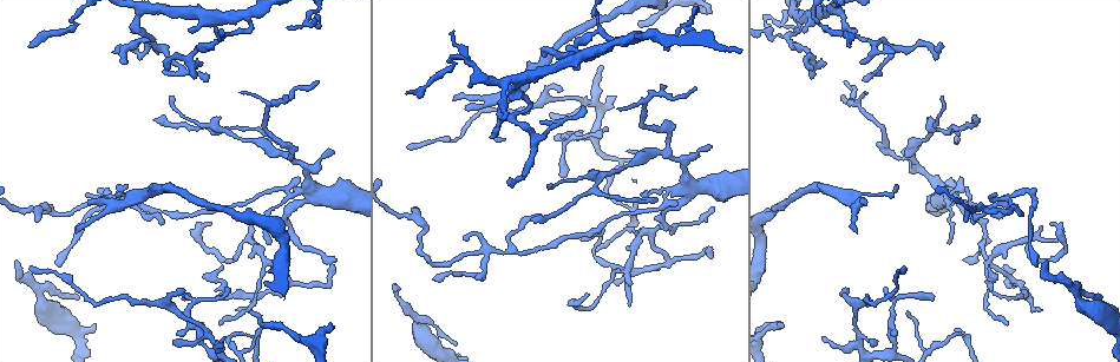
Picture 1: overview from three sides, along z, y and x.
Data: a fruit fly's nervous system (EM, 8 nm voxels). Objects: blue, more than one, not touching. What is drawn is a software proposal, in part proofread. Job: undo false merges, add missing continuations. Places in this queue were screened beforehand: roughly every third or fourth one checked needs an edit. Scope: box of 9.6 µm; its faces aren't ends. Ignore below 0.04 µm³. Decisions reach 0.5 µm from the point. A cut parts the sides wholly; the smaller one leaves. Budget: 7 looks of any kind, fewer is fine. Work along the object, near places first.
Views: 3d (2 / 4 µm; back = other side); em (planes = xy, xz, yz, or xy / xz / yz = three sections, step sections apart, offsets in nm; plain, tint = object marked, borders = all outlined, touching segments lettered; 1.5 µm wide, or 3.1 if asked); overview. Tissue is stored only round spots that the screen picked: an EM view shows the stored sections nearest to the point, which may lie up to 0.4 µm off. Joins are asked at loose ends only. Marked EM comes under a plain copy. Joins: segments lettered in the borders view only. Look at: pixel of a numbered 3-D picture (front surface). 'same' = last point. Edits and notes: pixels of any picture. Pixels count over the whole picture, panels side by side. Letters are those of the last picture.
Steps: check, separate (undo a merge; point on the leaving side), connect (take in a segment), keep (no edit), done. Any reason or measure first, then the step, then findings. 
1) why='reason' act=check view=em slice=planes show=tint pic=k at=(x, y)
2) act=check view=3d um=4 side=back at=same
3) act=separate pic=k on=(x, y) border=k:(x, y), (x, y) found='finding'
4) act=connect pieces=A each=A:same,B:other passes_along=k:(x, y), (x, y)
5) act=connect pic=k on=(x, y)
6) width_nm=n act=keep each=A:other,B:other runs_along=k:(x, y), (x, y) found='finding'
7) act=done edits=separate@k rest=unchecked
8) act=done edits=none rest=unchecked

why='branch stops here' act=check view=em slice=planes show=borders pic=1 at=(89, 204)

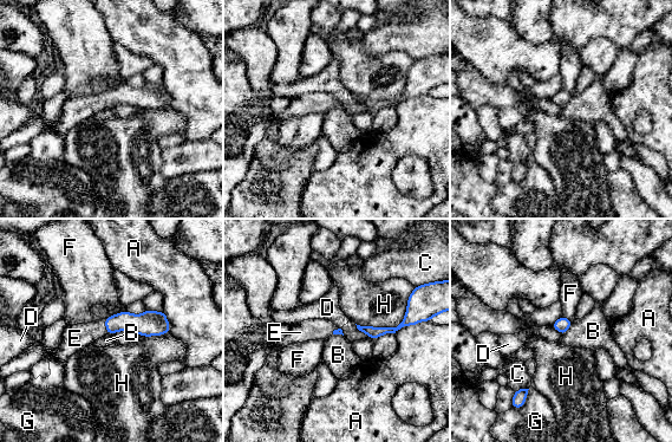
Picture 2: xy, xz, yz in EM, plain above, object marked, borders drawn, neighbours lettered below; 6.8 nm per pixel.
act=connect pieces=E each=A:other,B:other,C:other,D:other,E:same,F:other,G:other,H:other passes_along=2:(142, 324), (105, 325), (74, 338) found='it goes on there'

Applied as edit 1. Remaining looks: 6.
act=check view=3d um=2 pic=1 at=(31, 47)

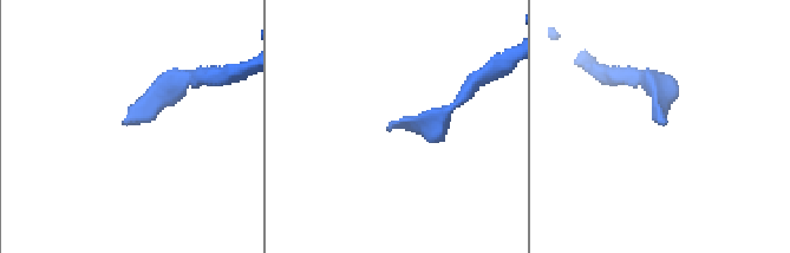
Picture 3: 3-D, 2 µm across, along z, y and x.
act=check view=em slice=planes show=borders pic=3 at=(387, 128)

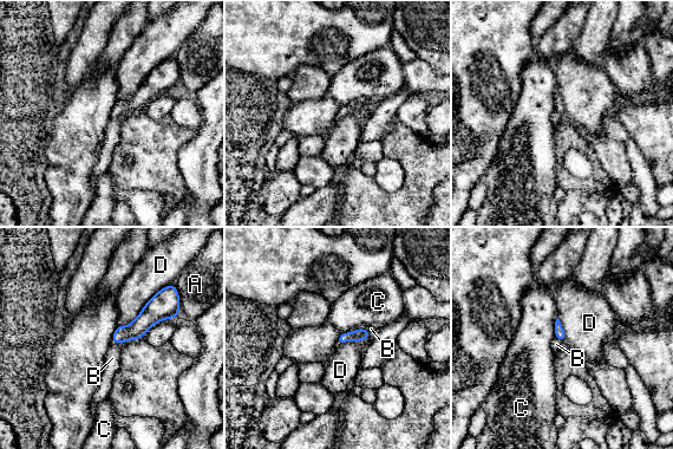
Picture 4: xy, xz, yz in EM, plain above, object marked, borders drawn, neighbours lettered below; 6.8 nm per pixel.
width_nm=80 longest_contact=D:460nm act=connect pieces=B each=A:other,B:same,C:other,D:other found='it goes on there'

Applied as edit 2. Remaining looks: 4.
why='branch point' act=check view=3d um=4 pic=1 at=(599, 33)

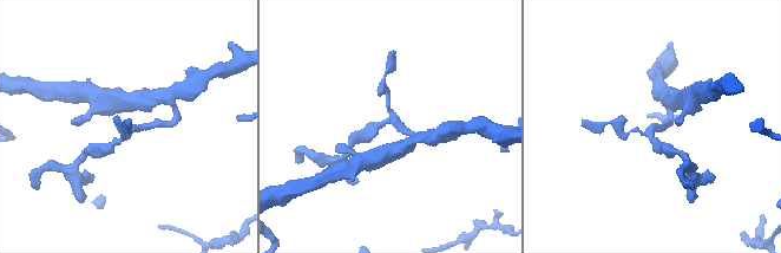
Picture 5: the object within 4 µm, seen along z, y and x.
act=check view=em slice=planes show=borders pic=5 at=(652, 132)

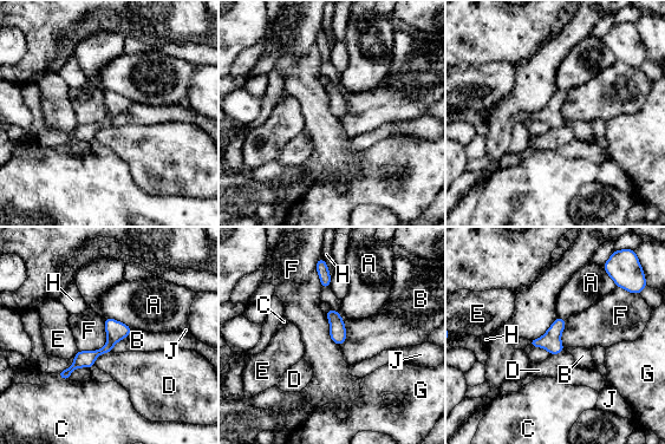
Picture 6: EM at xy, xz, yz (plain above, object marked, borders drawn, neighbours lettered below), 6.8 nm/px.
width_nm=110 act=keep each=A:other,B:other,C:other,D:other,E:other,F:other,G:other,H:other,J:other runs_along=6:(128, 330), (62, 374) found='all the same neuron'

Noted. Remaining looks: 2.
act=done edits=connect@2,connect@4 rest=unchecked

